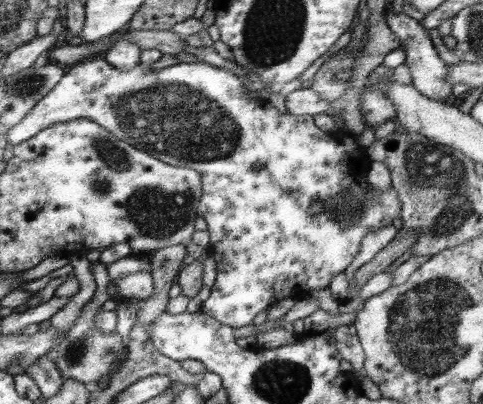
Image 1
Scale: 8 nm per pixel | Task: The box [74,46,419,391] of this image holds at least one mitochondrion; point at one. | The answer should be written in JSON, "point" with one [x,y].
{"point":[173,119]}

